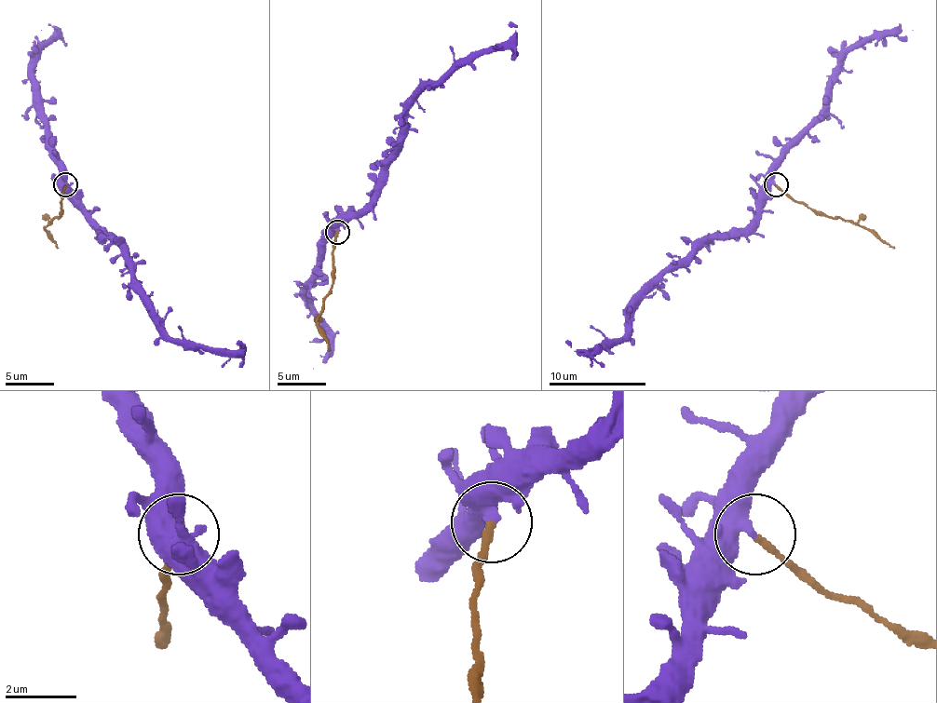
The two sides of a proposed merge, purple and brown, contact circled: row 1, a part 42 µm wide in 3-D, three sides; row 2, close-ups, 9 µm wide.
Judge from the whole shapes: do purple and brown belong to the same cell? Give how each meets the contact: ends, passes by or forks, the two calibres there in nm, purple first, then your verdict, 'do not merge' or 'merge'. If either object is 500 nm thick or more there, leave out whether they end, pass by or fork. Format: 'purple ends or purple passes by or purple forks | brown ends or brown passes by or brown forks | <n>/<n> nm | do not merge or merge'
500/200 nm | do not merge

